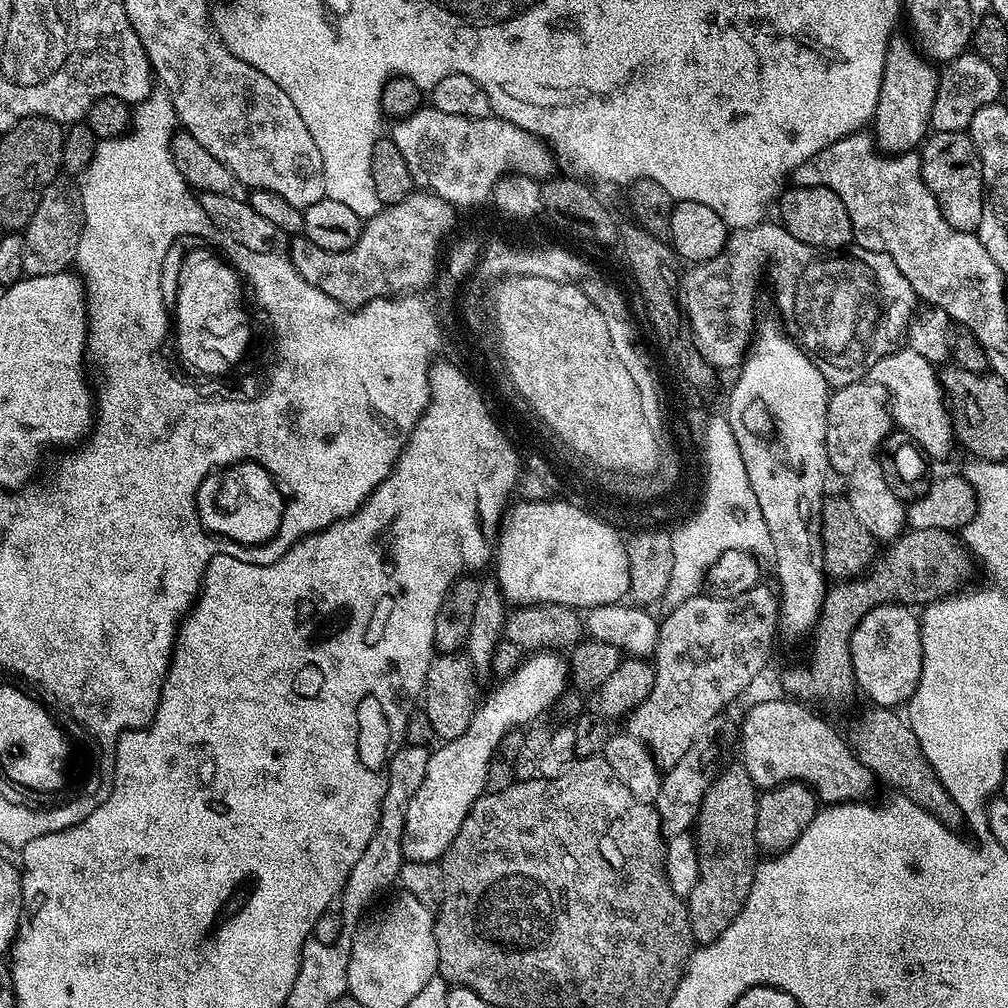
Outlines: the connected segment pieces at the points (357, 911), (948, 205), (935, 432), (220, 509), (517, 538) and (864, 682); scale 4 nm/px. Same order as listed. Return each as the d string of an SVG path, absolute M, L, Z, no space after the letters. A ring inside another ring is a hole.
M405 743L392 756L392 761L388 764L388 781L380 821L366 850L362 850L362 858L354 862L354 870L350 870L348 881L344 883L344 888L338 897L338 911L345 921L352 922L356 919L359 921L365 915L364 907L375 898L376 892L397 883L400 866L405 863L400 849L400 835L404 833L404 811L410 798L414 798L418 786L422 786L422 778L426 778L429 755L429 749L425 745Z
M967 131L929 135L922 145L920 173L924 176L926 186L936 196L946 222L963 232L976 232L982 222L986 189L982 158L978 158L971 135Z
M906 346L872 364L868 376L871 381L888 390L893 423L907 439L915 441L931 459L949 454L952 444L956 442L955 425L946 403L945 389L934 364Z
M237 462L209 472L201 482L196 491L196 514L211 535L248 546L261 538L276 535L284 517L285 499L281 485L273 480L262 465Z
M524 504L524 508L516 508L516 512L512 512L508 532L500 529L498 533L498 543L494 549L494 565L496 564L494 579L500 585L500 595L505 601L513 600L511 602L513 605L565 604L567 608L587 610L607 604L619 604L620 594L624 594L629 585L628 572L624 572L626 569L624 557L625 550L616 536L612 536L612 532L608 532L608 528L604 528L604 524L596 524L596 520L592 516L584 516L584 512L579 512L577 508L568 508L568 504Z
M899 602L879 604L858 622L852 635L852 665L859 691L865 692L872 699L869 701L881 708L895 709L911 700L920 681L920 622L917 613L912 612L915 611L911 607Z

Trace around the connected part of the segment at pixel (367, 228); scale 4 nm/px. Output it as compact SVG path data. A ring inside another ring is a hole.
M414 190L402 202L381 207L380 211L363 221L360 237L353 248L342 250L322 250L322 246L314 246L303 234L297 235L292 244L290 259L293 266L310 282L312 288L317 288L321 296L334 298L334 302L346 308L357 309L371 300L395 298L409 293L419 293L428 284L437 279L438 260L436 264L436 251L445 247L448 235L456 224L457 209L433 192Z

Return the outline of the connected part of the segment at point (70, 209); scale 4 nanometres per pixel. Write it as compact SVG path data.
M53 182L40 195L38 206L24 229L24 276L45 276L67 272L73 267L80 235L84 229L84 207L80 201L80 189L75 183Z

